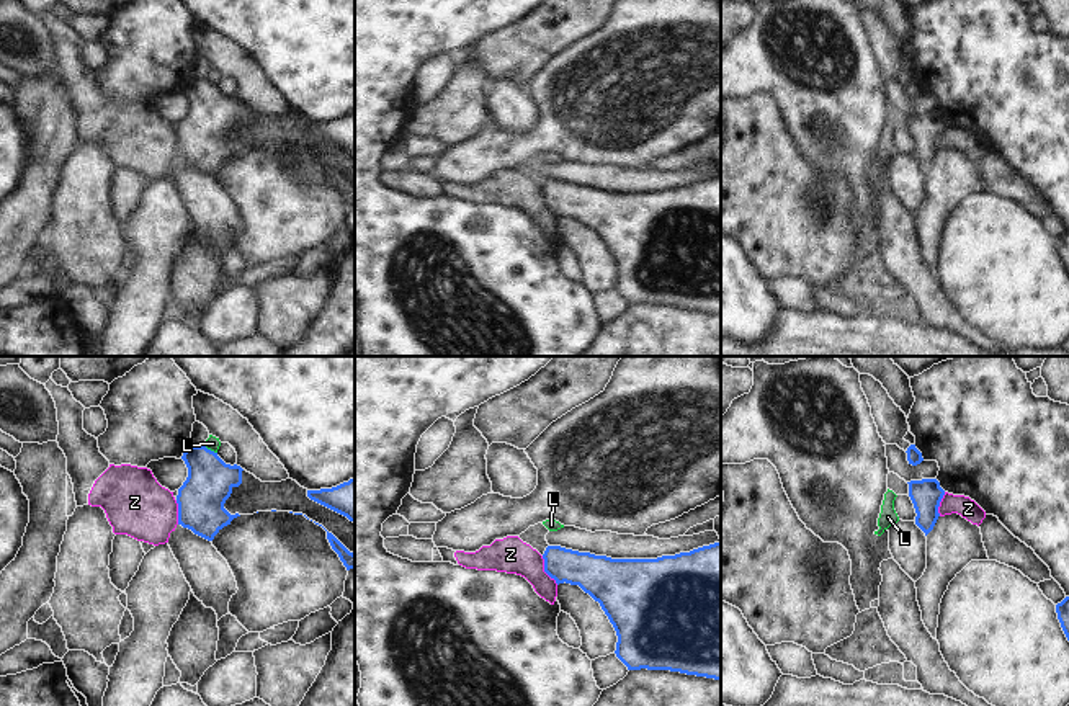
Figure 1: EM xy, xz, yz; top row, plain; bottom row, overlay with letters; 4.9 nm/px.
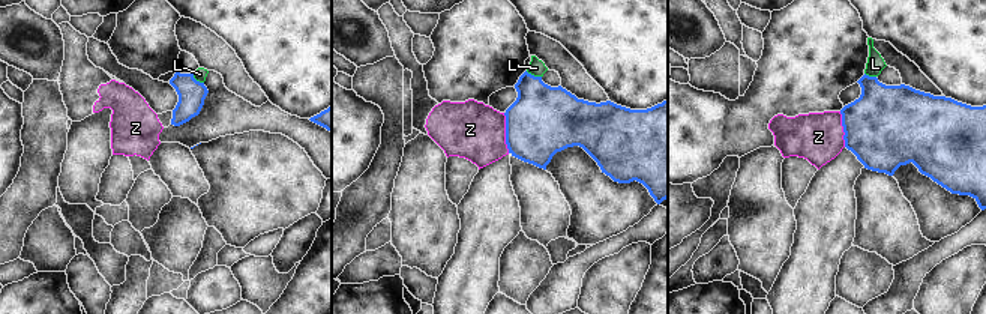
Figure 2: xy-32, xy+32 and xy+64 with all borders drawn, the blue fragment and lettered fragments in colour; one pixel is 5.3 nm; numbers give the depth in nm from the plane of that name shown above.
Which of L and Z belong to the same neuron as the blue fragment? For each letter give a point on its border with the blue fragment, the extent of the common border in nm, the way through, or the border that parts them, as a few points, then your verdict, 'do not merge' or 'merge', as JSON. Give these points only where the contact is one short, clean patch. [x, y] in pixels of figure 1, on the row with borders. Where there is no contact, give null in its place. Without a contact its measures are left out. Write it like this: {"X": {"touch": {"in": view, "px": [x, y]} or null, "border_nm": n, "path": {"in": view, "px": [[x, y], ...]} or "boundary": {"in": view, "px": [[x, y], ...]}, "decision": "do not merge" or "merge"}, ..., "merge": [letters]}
{"L": {"touch": {"in": "xy", "px": [210, 450]}, "border_nm": 80, "boundary": {"in": "xy", "px": [[203, 445], [216, 453]]}, "decision": "do not merge"}, "Z": {"touch": {"in": "xz", "px": [545, 571]}, "border_nm": 170, "boundary": {"in": "xz", "px": [[541, 556], [545, 571], [558, 584]]}, "decision": "do not merge"}, "merge": []}

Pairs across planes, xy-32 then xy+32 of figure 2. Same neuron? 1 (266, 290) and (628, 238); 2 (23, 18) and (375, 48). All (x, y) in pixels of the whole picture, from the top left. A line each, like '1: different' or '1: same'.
1: different
2: same

